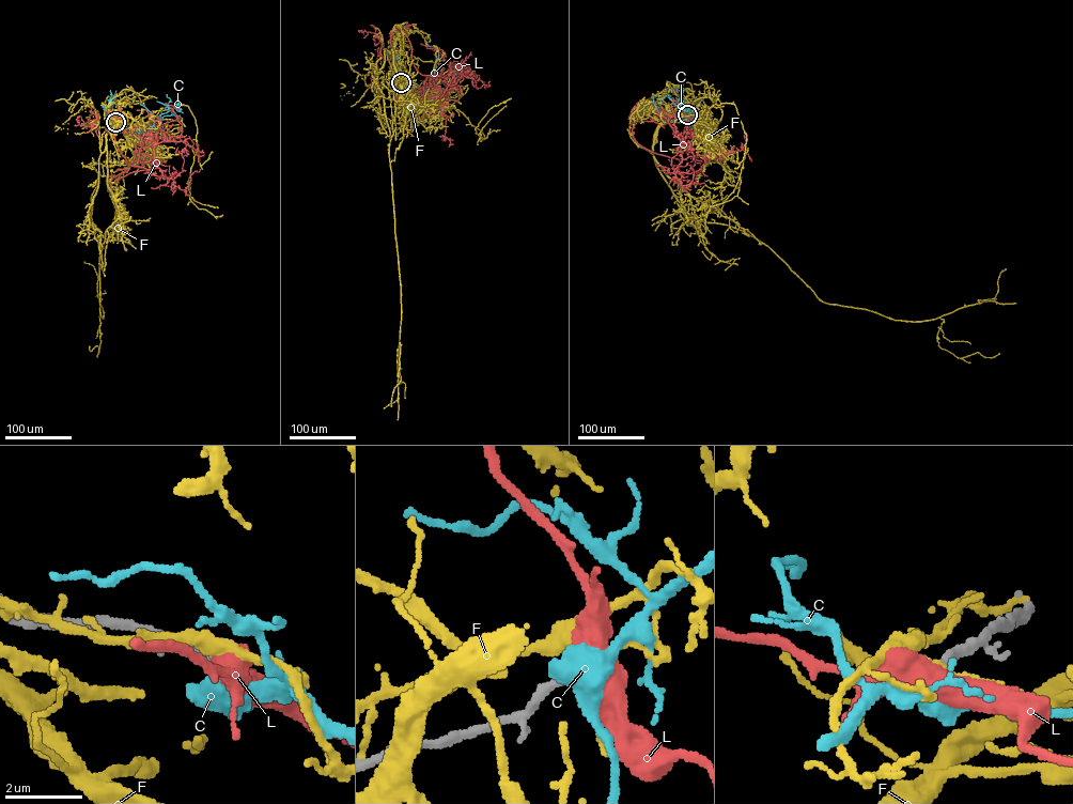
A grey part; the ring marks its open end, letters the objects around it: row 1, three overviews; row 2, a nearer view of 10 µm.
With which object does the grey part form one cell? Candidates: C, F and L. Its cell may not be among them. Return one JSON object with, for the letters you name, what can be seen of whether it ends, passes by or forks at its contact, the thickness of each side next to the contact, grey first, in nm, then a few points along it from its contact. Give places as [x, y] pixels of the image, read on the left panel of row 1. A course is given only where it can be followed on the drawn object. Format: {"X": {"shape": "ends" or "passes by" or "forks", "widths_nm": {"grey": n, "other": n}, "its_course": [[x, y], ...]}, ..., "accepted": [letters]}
{"C": {"shape": "passes by", "widths_nm": {"grey": 220, "other": 500}, "its_course": [[115, 122], [136, 132], [145, 129], [148, 123], [152, 125], [149, 128], [154, 124], [153, 116], [140, 104]]}, "accepted": ["C"]}

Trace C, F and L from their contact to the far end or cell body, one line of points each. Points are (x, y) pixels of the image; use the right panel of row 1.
C: (687, 114), (684, 118), (695, 125), (694, 118), (680, 122), (666, 120), (657, 110), (652, 96)
F: (687, 114), (652, 150), (691, 216), (767, 245), (824, 303), (939, 318), (958, 357), (999, 353)
L: (687, 114), (664, 112), (650, 121), (638, 121), (633, 138), (680, 164), (689, 156), (741, 151), (745, 136)

